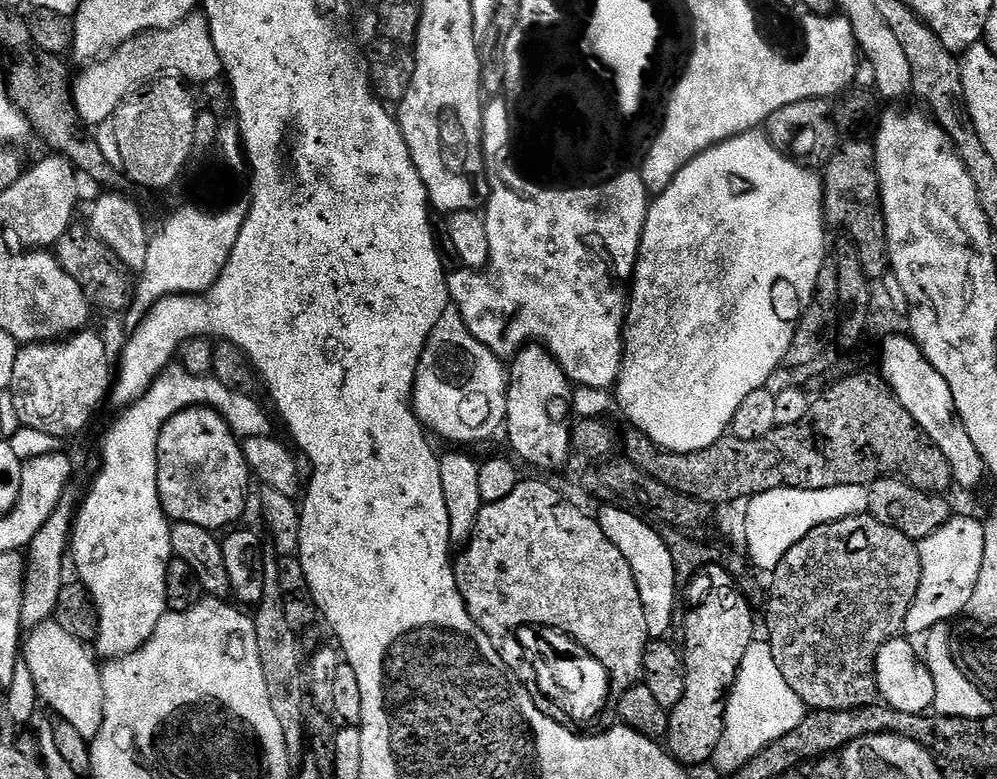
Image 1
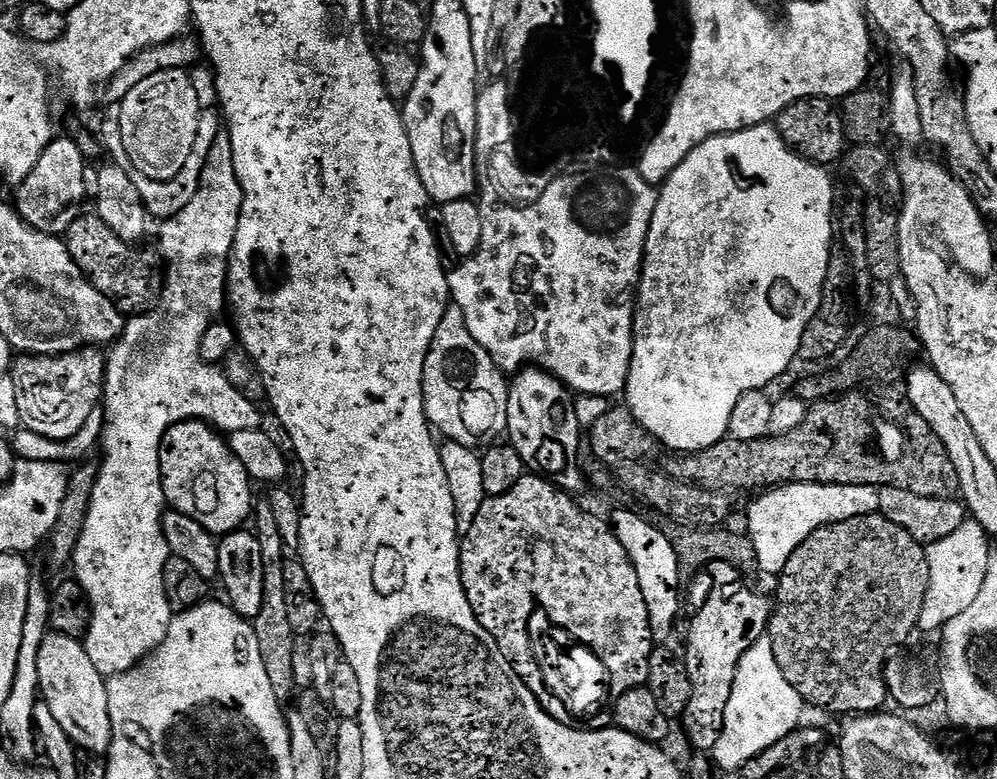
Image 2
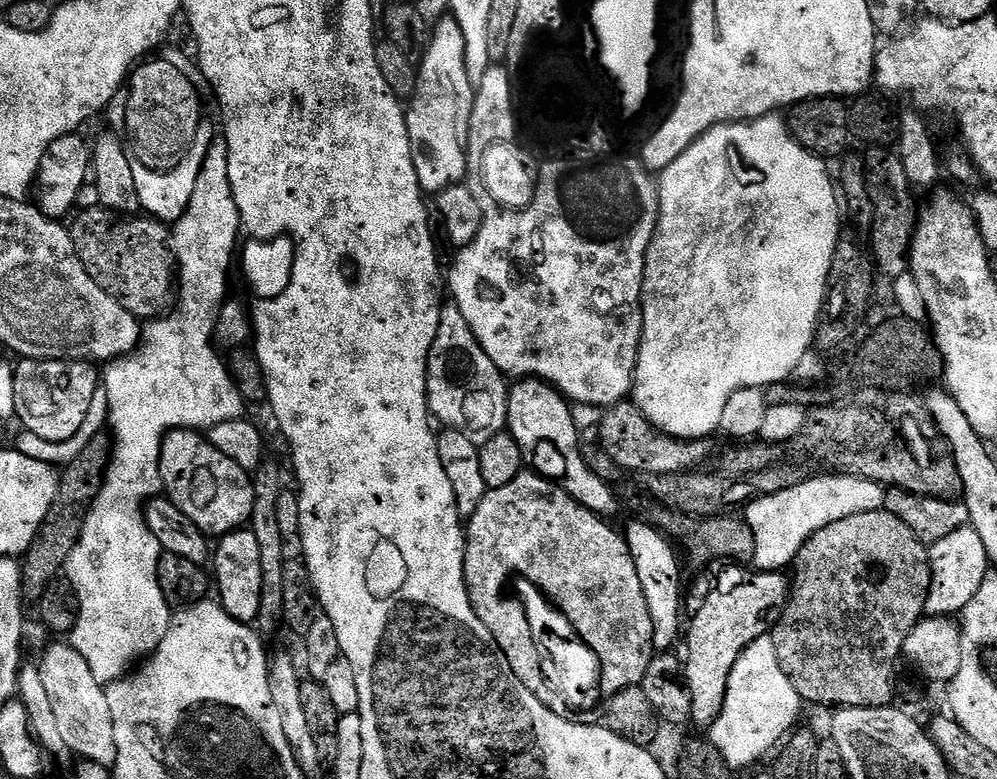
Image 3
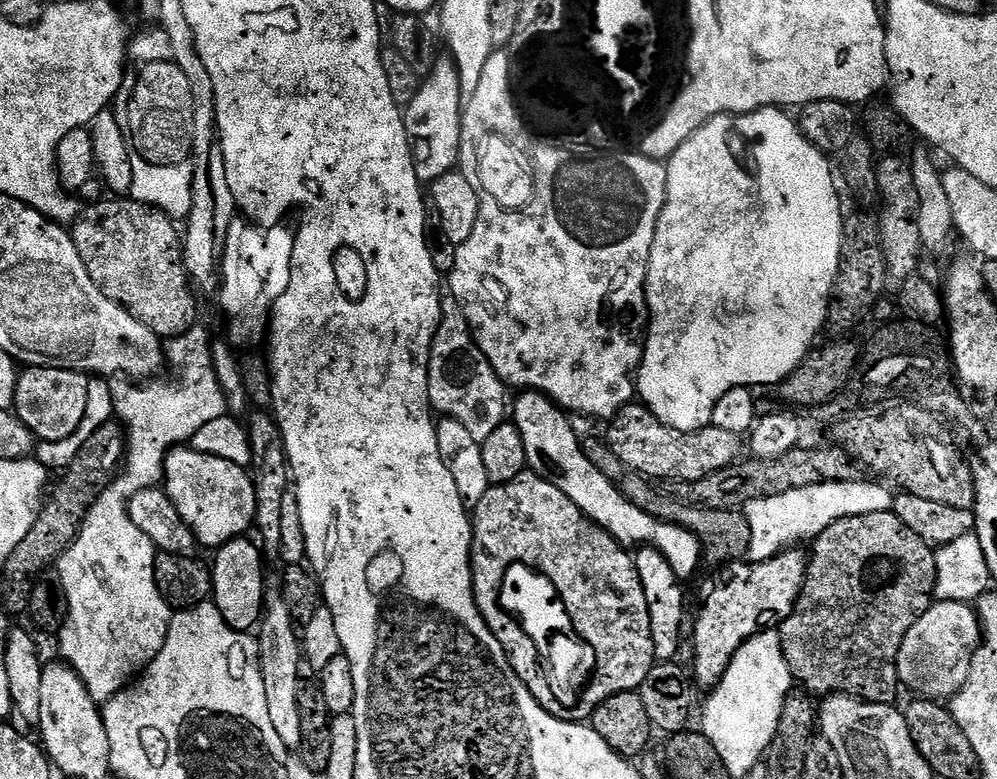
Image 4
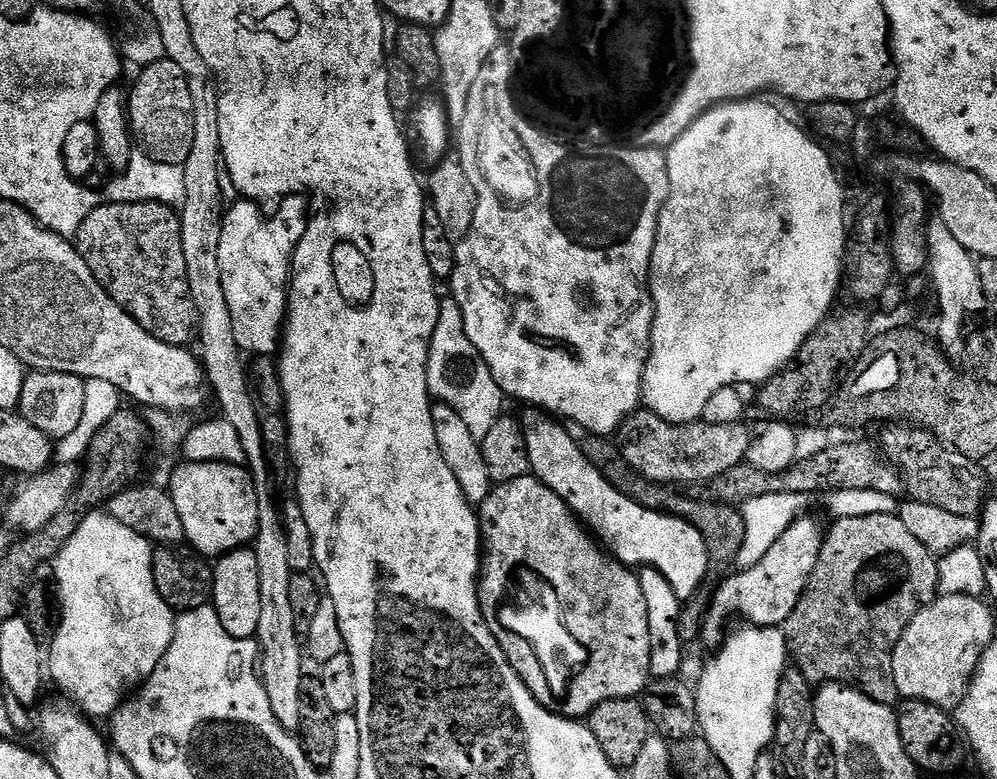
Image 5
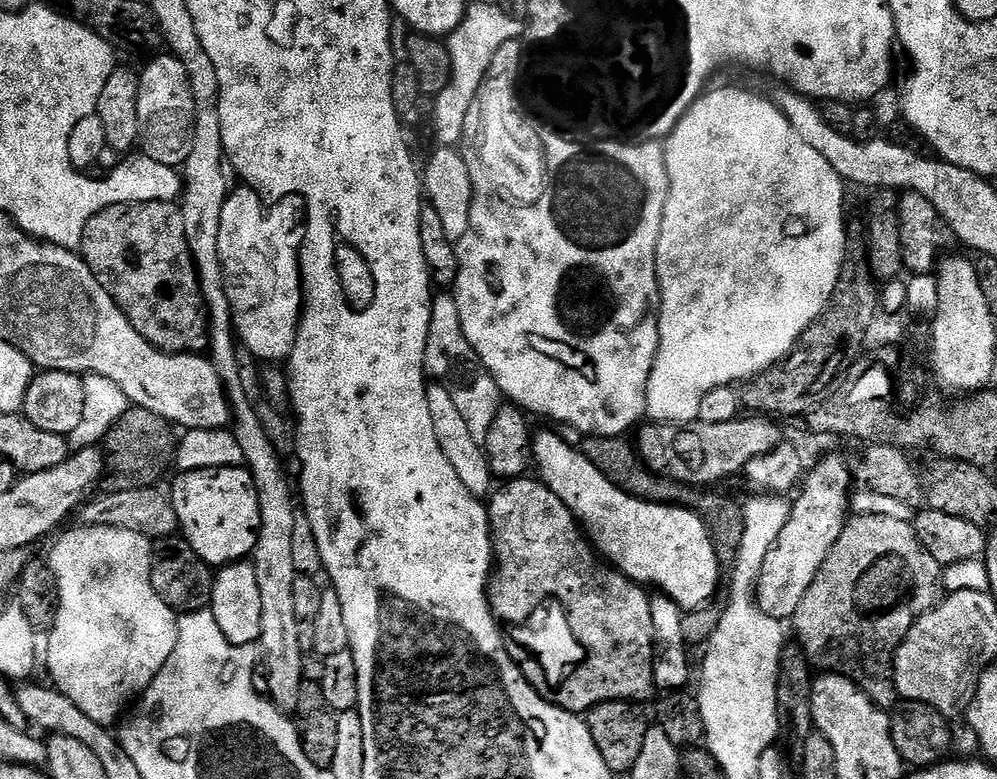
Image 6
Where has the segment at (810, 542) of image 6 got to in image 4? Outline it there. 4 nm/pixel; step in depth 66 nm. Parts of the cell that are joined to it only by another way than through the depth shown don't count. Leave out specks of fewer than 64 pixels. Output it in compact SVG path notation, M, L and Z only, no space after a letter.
M793 546L769 560L737 562L727 565L721 571L724 573L721 574L720 581L713 586L712 593L709 594L708 601L705 602L704 609L696 620L696 629L692 632L692 648L696 651L694 680L701 689L715 688L716 683L724 677L724 672L730 666L734 654L746 641L754 638L759 632L779 629L780 623L794 610L808 569L808 556L800 553L800 550L799 547Z

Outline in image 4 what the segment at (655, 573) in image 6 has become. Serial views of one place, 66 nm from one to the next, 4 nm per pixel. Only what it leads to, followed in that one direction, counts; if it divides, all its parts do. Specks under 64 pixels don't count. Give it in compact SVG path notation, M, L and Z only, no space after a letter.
M524 390L519 393L516 405L511 405L510 420L516 425L518 434L522 434L522 446L526 446L528 468L550 481L582 514L586 514L602 530L606 530L625 546L651 546L664 556L666 562L681 578L692 576L696 567L702 564L702 549L698 538L676 524L666 524L655 520L650 514L638 510L610 483L606 474L598 474L598 470L586 458L584 445L574 434L569 413L556 404L543 392Z

